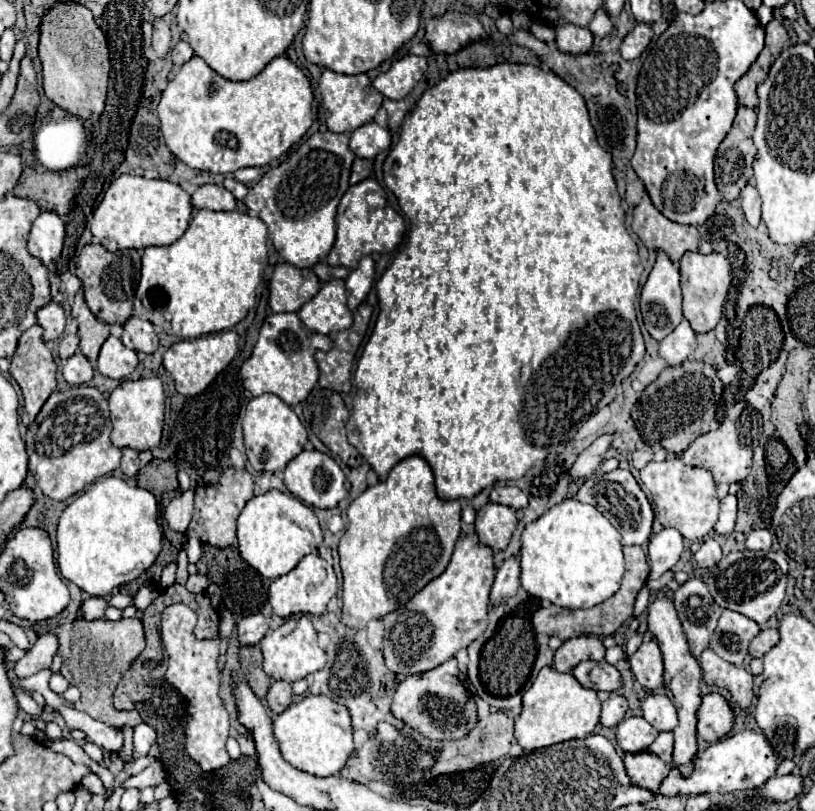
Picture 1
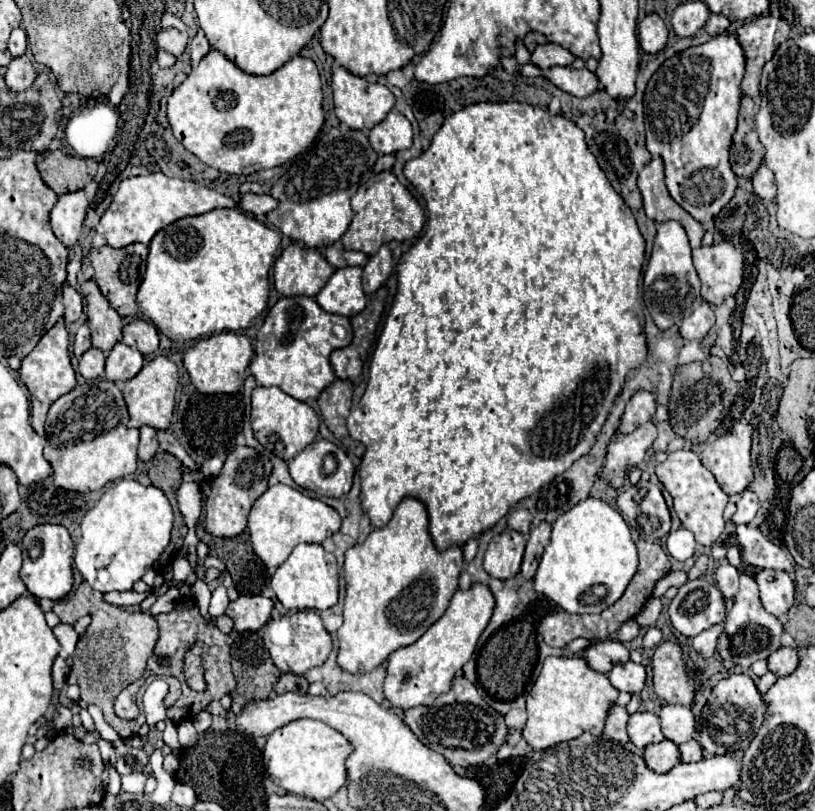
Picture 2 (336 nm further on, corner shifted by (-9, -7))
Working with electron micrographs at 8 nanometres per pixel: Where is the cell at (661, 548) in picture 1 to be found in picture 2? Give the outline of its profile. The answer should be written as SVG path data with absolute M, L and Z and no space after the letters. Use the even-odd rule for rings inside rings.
M679 528L677 532L669 532L667 536L667 554L675 560L687 560L695 554L697 542L687 528Z

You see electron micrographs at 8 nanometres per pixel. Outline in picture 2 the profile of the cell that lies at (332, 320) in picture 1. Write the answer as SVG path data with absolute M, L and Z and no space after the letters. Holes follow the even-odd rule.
M357 266L335 270L325 288L315 296L315 302L329 314L339 314L345 318L357 316L367 302L361 288L361 274L363 270Z

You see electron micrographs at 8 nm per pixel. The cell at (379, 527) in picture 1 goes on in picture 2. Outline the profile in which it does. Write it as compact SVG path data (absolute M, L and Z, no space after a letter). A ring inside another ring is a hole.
M403 498L393 512L393 518L387 526L375 528L365 542L351 546L345 552L345 610L343 610L343 626L337 632L339 638L339 654L337 664L347 672L369 672L387 656L403 646L413 644L423 632L437 622L437 618L447 610L451 596L459 586L459 574L465 566L463 548L449 546L447 550L437 550L431 534L429 534L429 514L421 500Z

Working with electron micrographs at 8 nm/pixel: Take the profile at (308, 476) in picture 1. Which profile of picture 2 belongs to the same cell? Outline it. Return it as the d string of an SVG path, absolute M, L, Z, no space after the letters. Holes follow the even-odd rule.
M319 440L319 442L313 442L309 444L303 452L299 452L293 460L289 460L289 472L291 472L291 478L293 482L303 488L303 490L309 490L317 496L327 496L327 498L341 498L345 496L351 486L353 486L353 474L355 474L355 468L349 460L349 456L333 442L329 440Z

